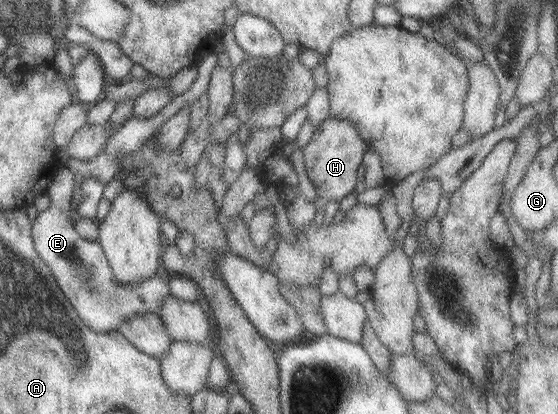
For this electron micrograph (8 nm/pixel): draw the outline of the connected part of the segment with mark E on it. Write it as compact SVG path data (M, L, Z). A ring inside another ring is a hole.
M61 168L57 170L57 174L51 178L47 184L45 193L49 198L49 206L41 211L37 211L37 215L31 220L31 238L33 248L39 255L39 258L47 265L57 287L63 293L63 296L69 301L81 322L92 332L99 334L117 331L123 322L127 322L133 316L141 316L141 314L159 312L159 306L163 302L165 296L169 296L168 277L163 277L161 271L143 281L137 281L133 285L119 285L111 273L111 267L107 264L103 251L97 241L87 241L78 235L73 226L75 217L72 214L73 204L76 198L77 184L73 180L73 176L69 174L69 170Z

